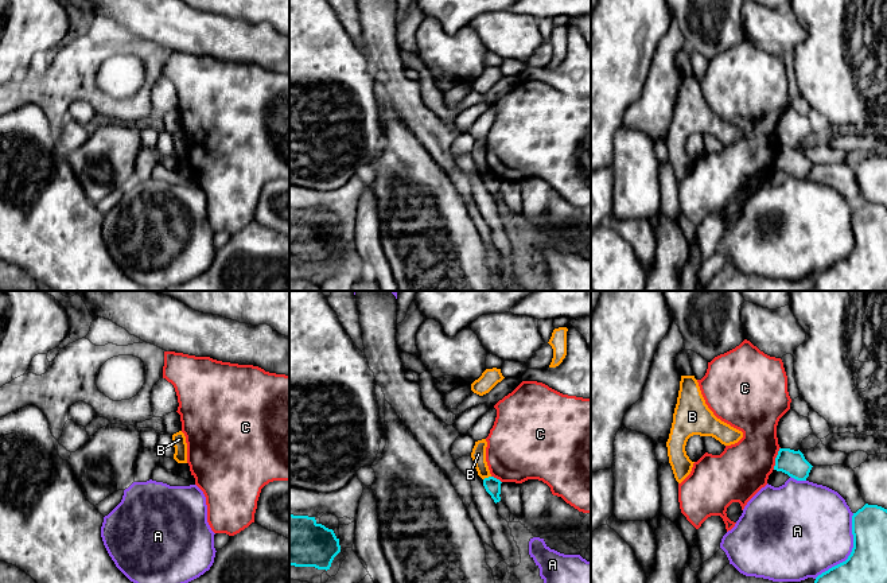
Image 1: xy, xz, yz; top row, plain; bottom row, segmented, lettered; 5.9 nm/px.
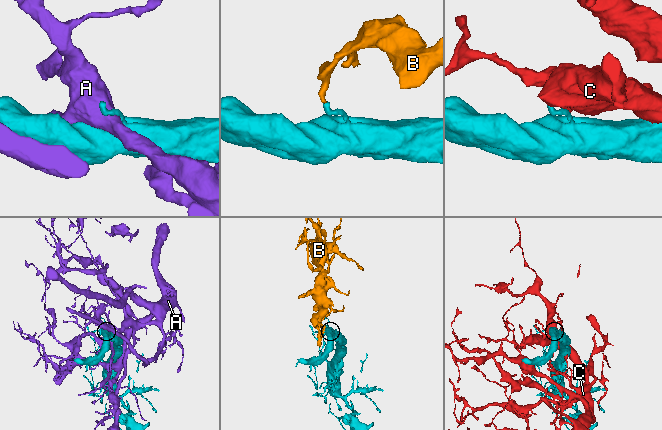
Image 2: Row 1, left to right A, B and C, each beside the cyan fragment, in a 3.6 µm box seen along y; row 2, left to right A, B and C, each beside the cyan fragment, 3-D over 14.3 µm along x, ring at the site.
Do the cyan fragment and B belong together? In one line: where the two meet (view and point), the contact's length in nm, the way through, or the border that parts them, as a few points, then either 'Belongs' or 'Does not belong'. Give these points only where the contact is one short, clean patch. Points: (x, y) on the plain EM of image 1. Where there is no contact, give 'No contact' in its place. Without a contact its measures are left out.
Touches cyan at xz (486, 177). Shared border 50 nm. Boundary: xz (490, 174), (483, 178). Does not belong

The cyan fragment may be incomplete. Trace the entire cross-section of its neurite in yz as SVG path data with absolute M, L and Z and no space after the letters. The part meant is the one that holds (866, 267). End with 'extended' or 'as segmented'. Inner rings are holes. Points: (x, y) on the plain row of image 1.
M865 202L852 214L853 246L848 257L818 273L813 291L887 291L887 207Z; as segmented

